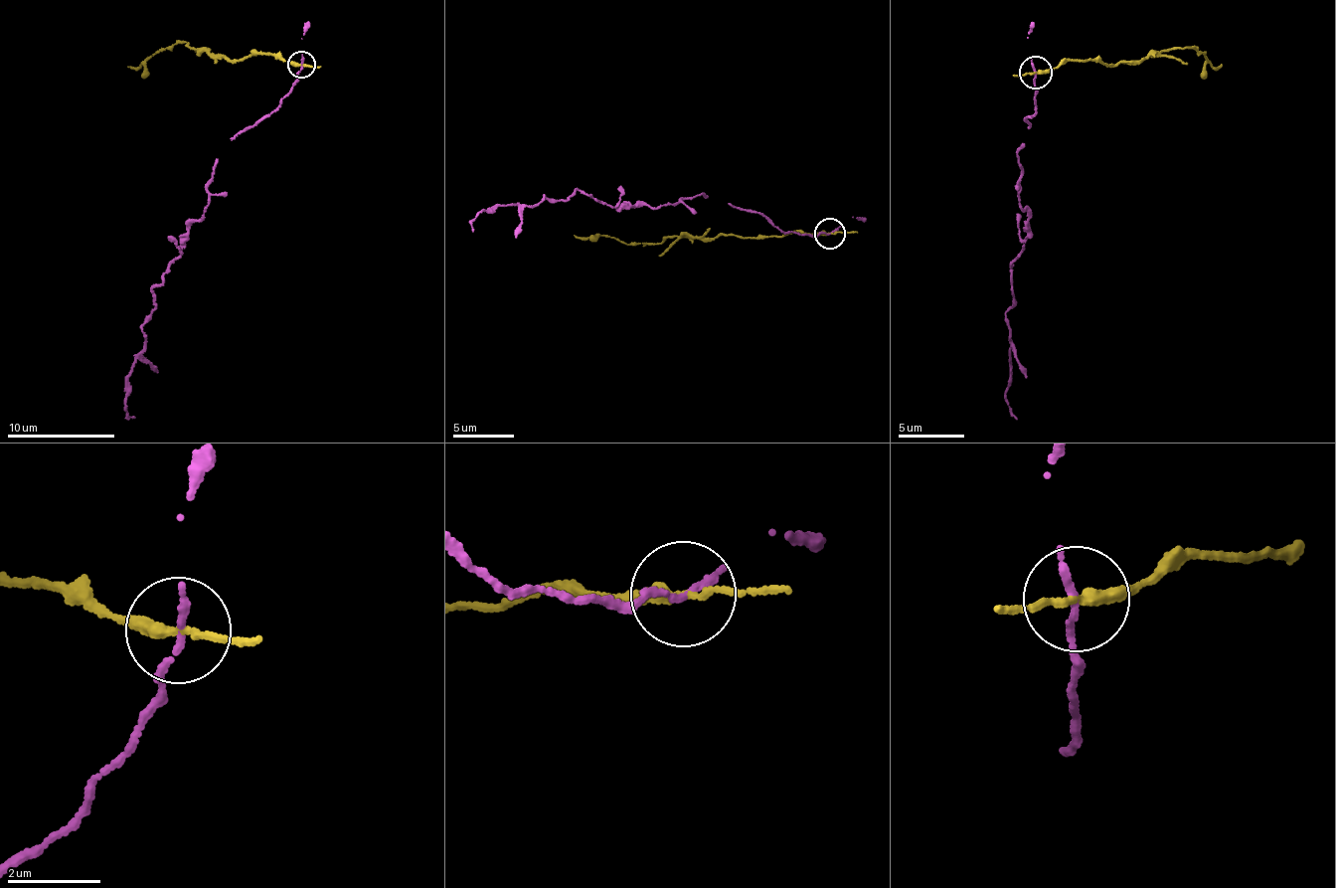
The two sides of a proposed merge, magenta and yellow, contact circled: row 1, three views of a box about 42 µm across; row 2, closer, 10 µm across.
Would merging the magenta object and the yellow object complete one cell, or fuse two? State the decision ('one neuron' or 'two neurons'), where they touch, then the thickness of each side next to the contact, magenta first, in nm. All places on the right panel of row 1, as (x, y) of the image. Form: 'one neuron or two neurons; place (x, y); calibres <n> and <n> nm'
two neurons; place (1036, 73); calibres 180 and 190 nm

